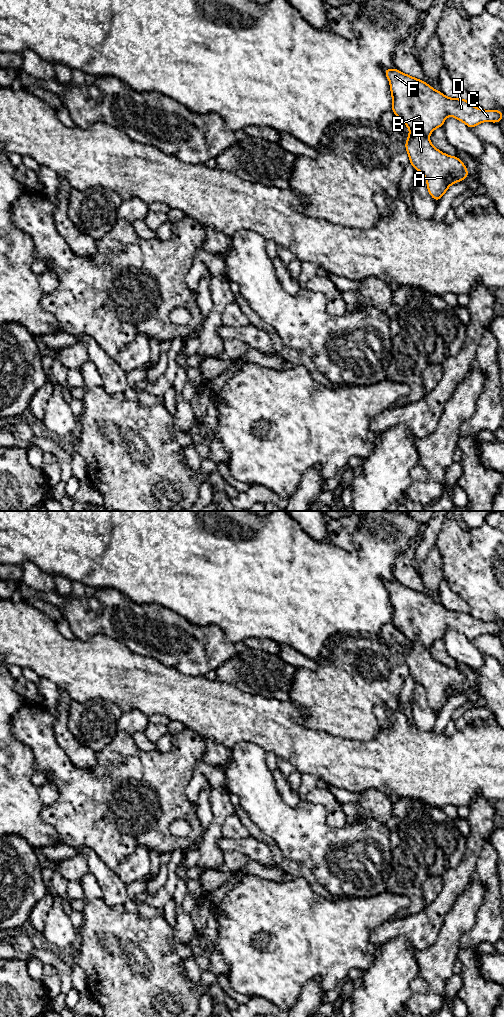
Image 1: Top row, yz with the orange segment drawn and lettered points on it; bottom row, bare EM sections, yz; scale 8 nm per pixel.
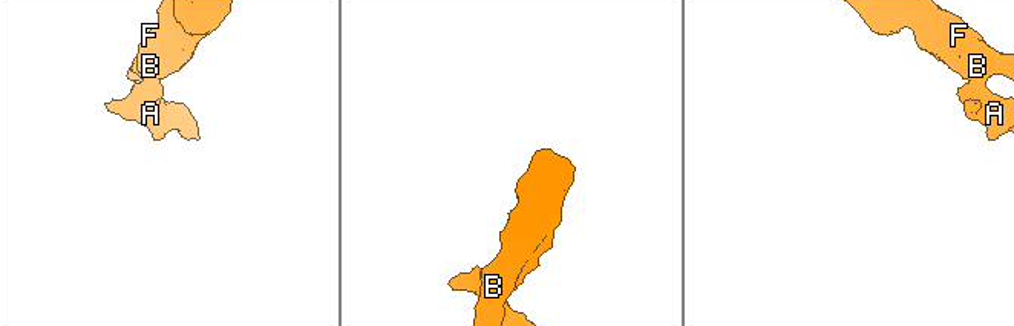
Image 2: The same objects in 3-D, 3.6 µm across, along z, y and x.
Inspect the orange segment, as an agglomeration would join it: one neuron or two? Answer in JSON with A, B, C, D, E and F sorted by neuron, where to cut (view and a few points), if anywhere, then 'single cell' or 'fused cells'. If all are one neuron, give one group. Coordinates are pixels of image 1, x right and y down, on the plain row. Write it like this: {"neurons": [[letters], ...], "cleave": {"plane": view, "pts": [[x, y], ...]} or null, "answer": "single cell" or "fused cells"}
{"neurons": [["A", "E"], ["B", "C", "D", "F"]], "cleave": {"plane": "yz", "pts": [[410, 643], [420, 643], [427, 649]]}, "answer": "fused cells"}

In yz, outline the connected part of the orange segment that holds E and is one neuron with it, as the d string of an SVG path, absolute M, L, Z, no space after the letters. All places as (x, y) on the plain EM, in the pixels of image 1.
M419 643L410 644L405 660L410 676L424 687L427 702L436 714L453 695L463 693L469 688L465 676L457 668L441 664Z

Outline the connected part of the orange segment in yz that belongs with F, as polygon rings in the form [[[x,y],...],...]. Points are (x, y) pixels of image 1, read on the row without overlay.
[[[384,580],[384,585],[390,595],[391,623],[407,638],[410,644],[419,643],[429,649],[436,640],[444,638],[447,628],[453,628],[471,641],[482,634],[499,635],[503,631],[503,624],[500,622],[483,622],[473,618],[467,611],[449,610],[433,601],[425,593],[407,587],[397,580]]]

